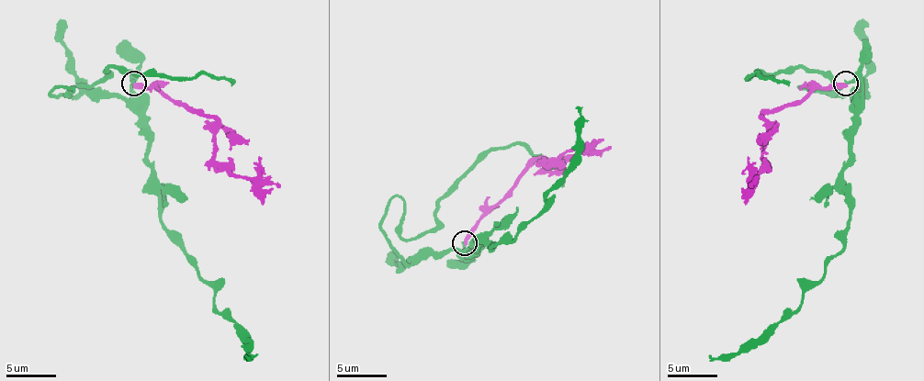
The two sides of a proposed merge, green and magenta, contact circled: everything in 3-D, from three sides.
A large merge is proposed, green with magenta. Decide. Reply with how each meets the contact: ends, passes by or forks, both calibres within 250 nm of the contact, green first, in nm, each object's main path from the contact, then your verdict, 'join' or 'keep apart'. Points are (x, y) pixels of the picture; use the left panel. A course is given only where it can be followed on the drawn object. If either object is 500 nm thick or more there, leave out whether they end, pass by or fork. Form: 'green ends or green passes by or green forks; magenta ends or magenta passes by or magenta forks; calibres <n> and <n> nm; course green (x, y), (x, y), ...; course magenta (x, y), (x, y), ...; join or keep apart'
green ends; magenta ends; calibres 260 and 360 nm; course green (133, 84), (128, 101), (54, 96), (56, 86), (86, 86), (111, 66), (232, 82); course magenta (133, 84), (158, 86), (173, 101), (185, 104), (212, 118), (215, 158), (250, 180), (279, 185); keep apart

